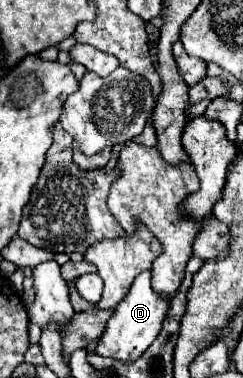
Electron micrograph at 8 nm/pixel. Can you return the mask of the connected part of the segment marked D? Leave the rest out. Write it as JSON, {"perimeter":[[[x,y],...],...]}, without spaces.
{"perimeter":[[[142,272],[128,296],[118,304],[118,308],[114,310],[112,318],[108,320],[108,326],[96,346],[96,354],[100,356],[108,356],[108,358],[116,358],[120,362],[134,362],[138,360],[146,348],[156,340],[160,328],[162,328],[162,320],[166,316],[166,310],[168,310],[168,300],[160,298],[154,290],[152,290],[152,284],[150,284],[150,272]]]}

